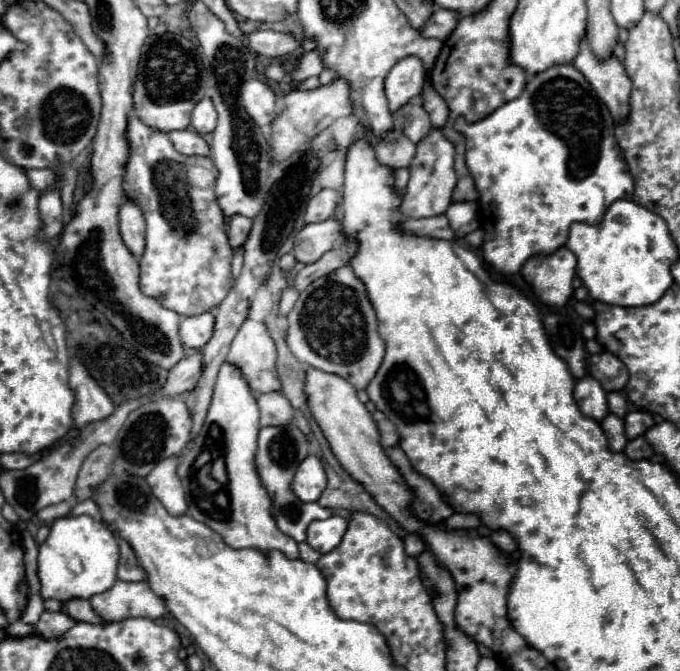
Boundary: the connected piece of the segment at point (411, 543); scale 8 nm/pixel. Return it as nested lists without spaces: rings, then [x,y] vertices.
[[[407,534],[405,536],[405,550],[407,550],[409,556],[417,558],[417,554],[421,554],[425,550],[425,546],[421,544],[421,540],[415,534]]]

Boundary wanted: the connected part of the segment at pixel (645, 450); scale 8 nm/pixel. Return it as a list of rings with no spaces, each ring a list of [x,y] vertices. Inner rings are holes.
[[[641,436],[641,438],[635,438],[635,440],[629,440],[629,442],[627,442],[625,454],[627,454],[631,460],[645,460],[645,458],[651,458],[651,456],[653,456],[653,448],[651,448],[649,442]]]

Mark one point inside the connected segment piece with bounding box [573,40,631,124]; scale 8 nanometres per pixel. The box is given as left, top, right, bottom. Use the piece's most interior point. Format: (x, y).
(608, 79)

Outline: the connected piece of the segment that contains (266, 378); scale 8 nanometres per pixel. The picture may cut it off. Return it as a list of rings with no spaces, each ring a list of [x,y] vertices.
[[[243,322],[235,340],[231,342],[227,362],[237,366],[241,374],[245,374],[245,380],[249,382],[255,394],[273,390],[281,392],[281,382],[275,366],[275,344],[263,322]]]

